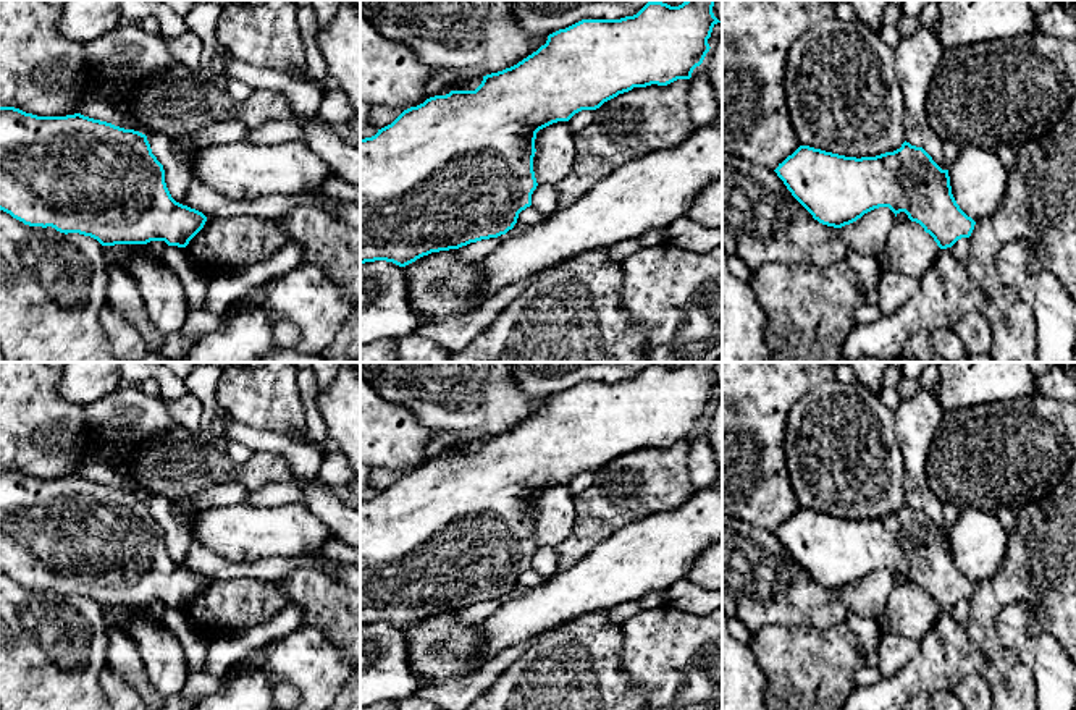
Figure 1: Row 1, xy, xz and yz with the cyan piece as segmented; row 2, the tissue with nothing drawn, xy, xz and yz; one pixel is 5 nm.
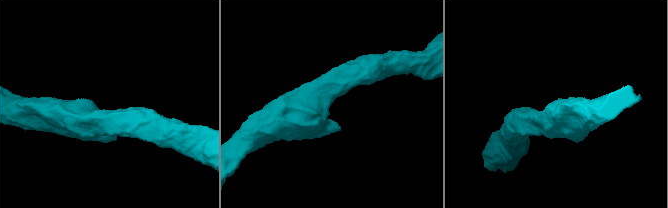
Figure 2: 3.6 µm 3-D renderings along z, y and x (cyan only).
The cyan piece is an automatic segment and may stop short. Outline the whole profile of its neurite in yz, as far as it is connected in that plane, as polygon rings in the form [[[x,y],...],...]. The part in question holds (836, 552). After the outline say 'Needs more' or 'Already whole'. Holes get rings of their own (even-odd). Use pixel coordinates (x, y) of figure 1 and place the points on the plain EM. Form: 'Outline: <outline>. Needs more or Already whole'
Outline: [[[906,503],[893,514],[861,521],[800,508],[774,534],[813,581],[827,589],[842,590],[874,571],[889,569],[895,579],[905,574],[940,611],[947,611],[969,600],[976,587],[956,566],[948,532],[942,532],[923,509]]]. Already whole

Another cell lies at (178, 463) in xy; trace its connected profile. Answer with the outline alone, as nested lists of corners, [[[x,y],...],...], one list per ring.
[[[183,425],[153,435],[149,442],[134,442],[132,451],[118,463],[118,469],[128,475],[134,493],[171,501],[213,484],[237,482],[257,490],[270,482],[292,479],[283,456],[255,451],[244,464],[236,464],[202,430],[194,433]]]

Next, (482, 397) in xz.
[[[360,362],[360,375],[385,399],[406,406],[423,425],[439,432],[480,432],[483,438],[517,427],[548,403],[548,398],[523,395],[511,362]]]

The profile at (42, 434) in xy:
[[[0,362],[0,469],[37,479],[79,475],[90,448],[111,451],[113,443],[94,438],[82,406],[58,393],[60,372],[47,362]]]

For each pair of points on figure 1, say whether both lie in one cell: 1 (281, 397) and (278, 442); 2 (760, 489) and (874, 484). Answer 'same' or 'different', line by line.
1: different
2: different

